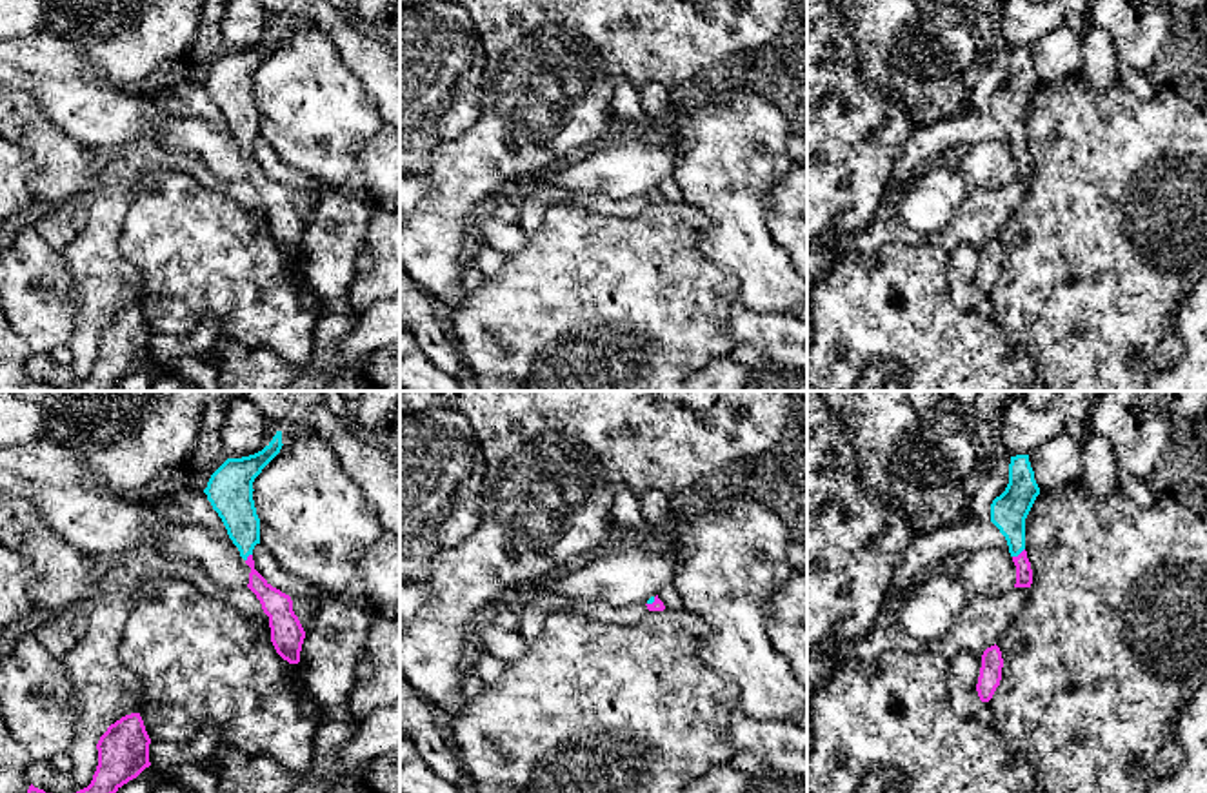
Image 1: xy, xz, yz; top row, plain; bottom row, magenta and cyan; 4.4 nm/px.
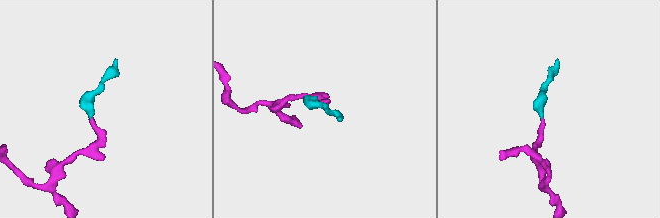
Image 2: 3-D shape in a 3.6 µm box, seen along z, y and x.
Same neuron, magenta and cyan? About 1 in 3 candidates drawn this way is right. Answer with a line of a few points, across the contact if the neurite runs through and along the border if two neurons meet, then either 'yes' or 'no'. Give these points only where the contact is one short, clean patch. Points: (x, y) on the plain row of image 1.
yes

